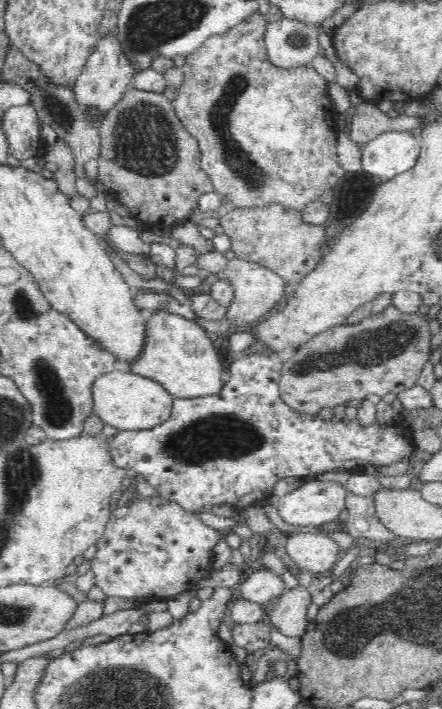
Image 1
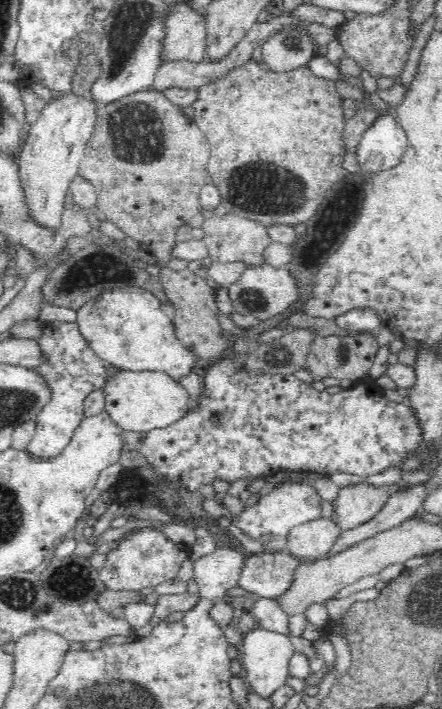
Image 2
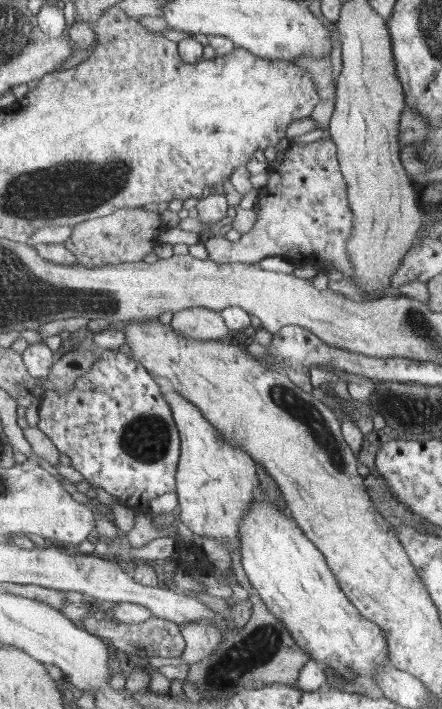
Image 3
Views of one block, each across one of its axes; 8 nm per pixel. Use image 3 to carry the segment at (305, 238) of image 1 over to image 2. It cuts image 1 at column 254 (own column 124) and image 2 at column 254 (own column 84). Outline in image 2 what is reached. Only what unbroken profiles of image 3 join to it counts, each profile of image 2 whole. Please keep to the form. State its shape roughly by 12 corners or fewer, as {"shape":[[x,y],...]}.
{"shape":[[206,214],[207,256],[263,263],[267,227],[232,214]]}

